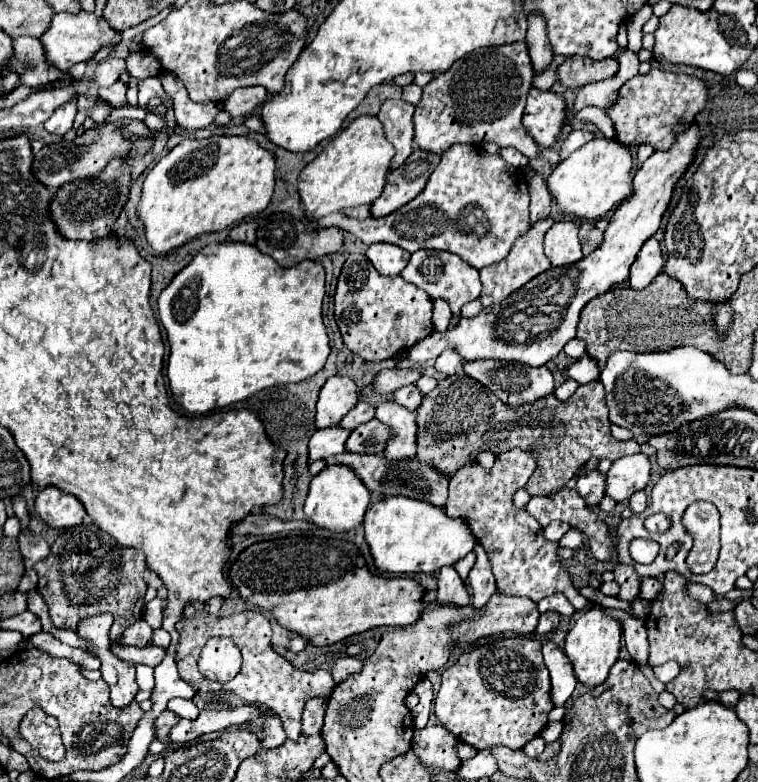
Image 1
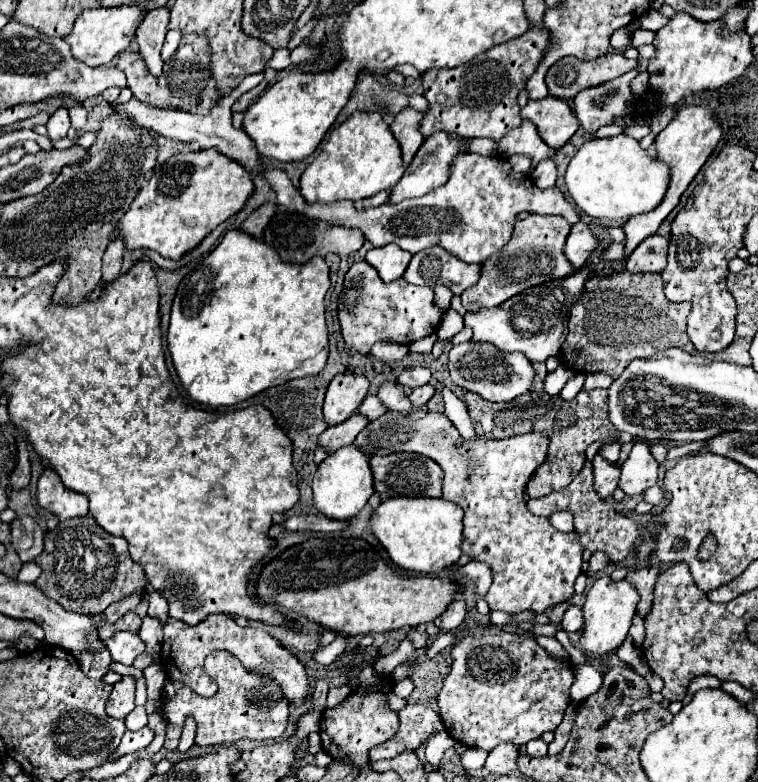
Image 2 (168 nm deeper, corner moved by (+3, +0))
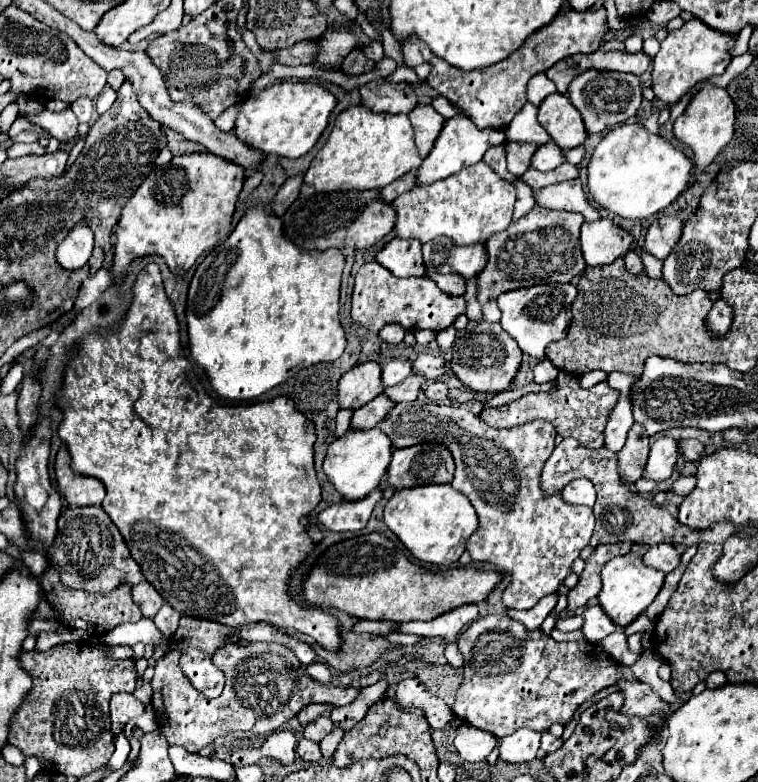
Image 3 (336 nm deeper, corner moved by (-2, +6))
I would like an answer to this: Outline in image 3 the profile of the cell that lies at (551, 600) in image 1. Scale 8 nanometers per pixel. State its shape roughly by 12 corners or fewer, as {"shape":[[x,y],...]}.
{"shape":[[589,606],[583,614],[583,634],[597,644],[617,630],[601,610]]}

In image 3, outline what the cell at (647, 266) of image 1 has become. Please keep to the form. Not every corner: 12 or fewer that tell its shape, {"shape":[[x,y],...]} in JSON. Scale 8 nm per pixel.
{"shape":[[661,216],[645,236],[645,250],[665,260],[681,238],[683,222]]}

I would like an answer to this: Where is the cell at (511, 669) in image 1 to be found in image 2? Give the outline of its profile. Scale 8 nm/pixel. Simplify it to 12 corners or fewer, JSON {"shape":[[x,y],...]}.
{"shape":[[484,628],[452,646],[436,698],[456,744],[556,730],[574,666],[534,636]]}

